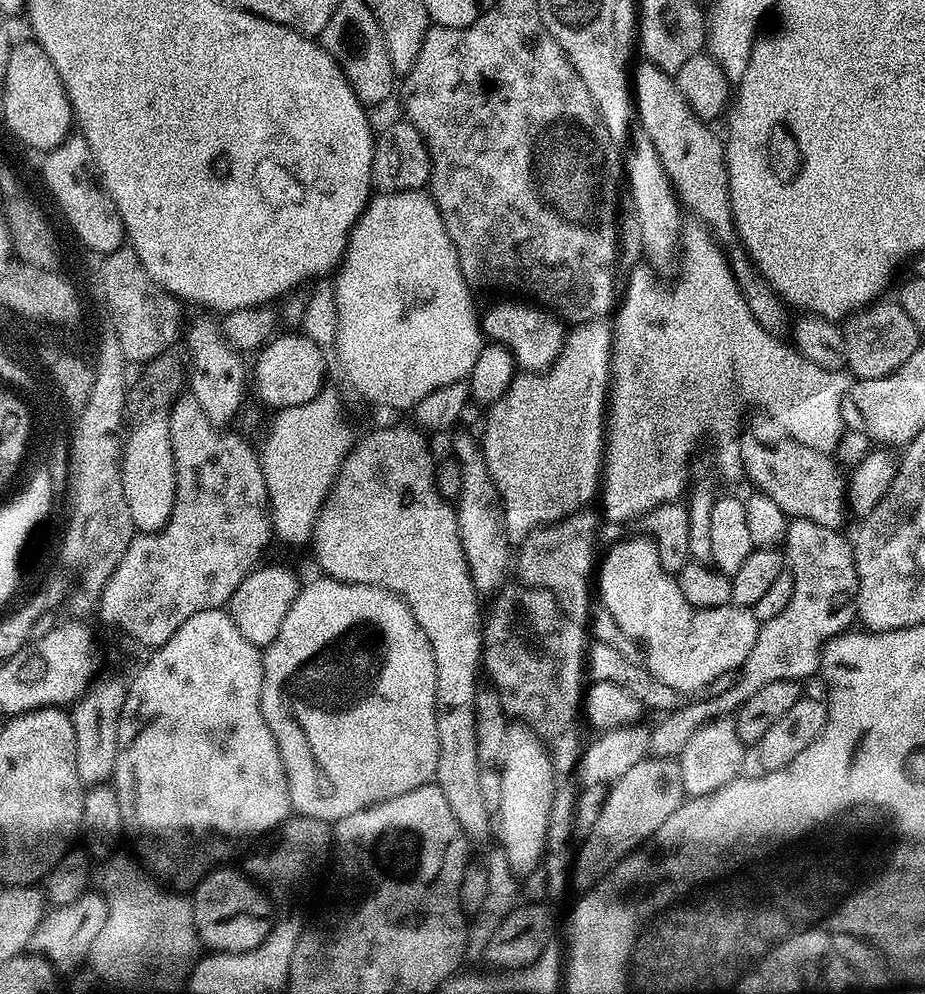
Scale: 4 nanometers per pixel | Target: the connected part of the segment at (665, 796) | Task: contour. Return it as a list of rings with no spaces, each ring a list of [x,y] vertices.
[[[649,755],[636,766],[630,767],[630,770],[608,789],[608,796],[601,806],[597,820],[576,854],[575,887],[577,884],[580,890],[591,889],[625,856],[632,855],[645,842],[651,841],[662,822],[666,822],[666,818],[674,814],[674,810],[681,808],[685,799],[679,759]]]

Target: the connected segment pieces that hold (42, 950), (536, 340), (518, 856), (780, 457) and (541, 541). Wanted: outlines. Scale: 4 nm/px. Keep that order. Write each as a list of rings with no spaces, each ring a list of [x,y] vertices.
[[[89,890],[73,904],[62,904],[45,911],[42,922],[38,922],[38,930],[34,930],[34,938],[30,938],[28,948],[35,955],[42,956],[52,963],[57,970],[63,968],[79,969],[80,963],[88,960],[90,950],[98,933],[106,926],[108,917],[108,897],[103,891]]]
[[[532,302],[520,303],[524,304],[496,304],[485,312],[483,309],[482,331],[489,341],[499,342],[510,349],[524,372],[543,372],[558,358],[564,345],[566,328],[560,317],[548,309]]]
[[[519,722],[509,723],[500,773],[500,844],[510,870],[518,878],[541,867],[548,846],[551,804],[558,789],[558,773],[539,738]]]
[[[771,415],[753,416],[756,417],[743,425],[739,439],[744,476],[752,479],[756,487],[753,489],[774,498],[791,519],[806,518],[818,522],[818,526],[843,529],[844,515],[849,515],[850,509],[848,481],[841,465],[829,453],[819,452],[795,440]]]
[[[572,512],[553,524],[535,528],[530,535],[519,541],[520,553],[514,556],[515,571],[516,568],[520,571],[519,579],[531,587],[549,592],[556,599],[561,612],[573,618],[590,615],[592,600],[594,604],[594,565],[598,560],[596,539],[600,536],[601,517],[593,512]]]

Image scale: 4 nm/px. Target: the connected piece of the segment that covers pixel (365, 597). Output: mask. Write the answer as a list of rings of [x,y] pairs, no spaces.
[[[331,578],[319,579],[312,580],[309,584],[305,583],[301,587],[290,610],[286,610],[286,619],[278,629],[278,638],[274,638],[274,642],[263,649],[264,681],[260,705],[266,718],[266,726],[270,726],[274,742],[278,742],[278,754],[286,770],[292,812],[307,816],[311,820],[335,822],[350,814],[358,814],[358,810],[366,810],[390,798],[398,798],[398,794],[406,794],[418,786],[429,783],[435,777],[438,766],[436,655],[430,646],[430,638],[422,634],[422,626],[418,626],[414,614],[400,596],[395,596],[385,588],[369,584],[347,584]]]

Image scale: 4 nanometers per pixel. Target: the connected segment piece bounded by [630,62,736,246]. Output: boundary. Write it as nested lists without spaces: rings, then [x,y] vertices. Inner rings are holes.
[[[640,62],[630,76],[630,87],[634,93],[636,115],[640,125],[650,134],[650,142],[654,142],[654,150],[658,150],[658,158],[675,188],[677,197],[685,209],[693,212],[695,219],[711,232],[712,237],[728,246],[736,240],[736,227],[732,221],[732,207],[730,206],[730,190],[728,189],[728,171],[724,157],[724,140],[711,132],[705,121],[698,119],[694,110],[682,98],[675,79],[658,66],[647,62]]]

